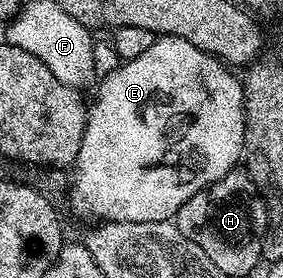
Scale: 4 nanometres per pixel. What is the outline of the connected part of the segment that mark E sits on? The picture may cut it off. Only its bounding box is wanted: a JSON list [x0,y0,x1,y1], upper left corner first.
[69,36,246,223]

